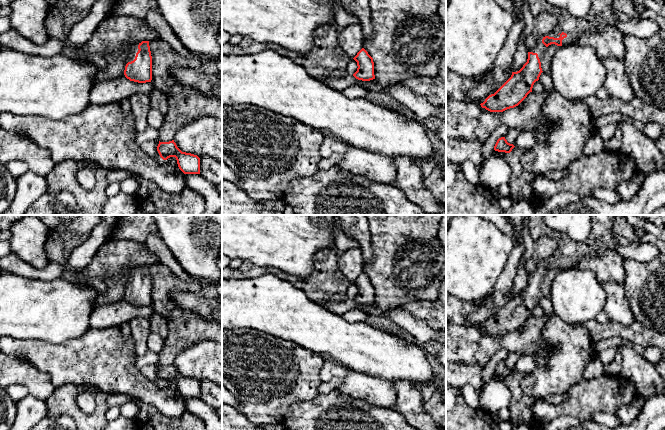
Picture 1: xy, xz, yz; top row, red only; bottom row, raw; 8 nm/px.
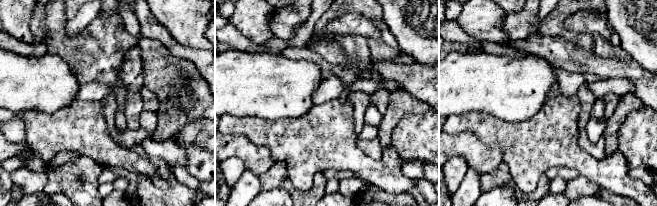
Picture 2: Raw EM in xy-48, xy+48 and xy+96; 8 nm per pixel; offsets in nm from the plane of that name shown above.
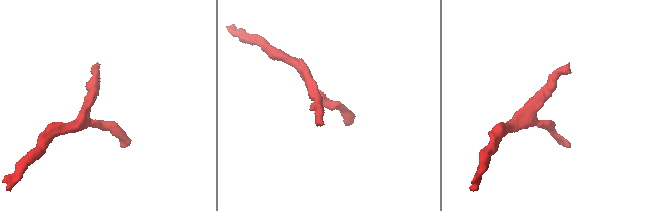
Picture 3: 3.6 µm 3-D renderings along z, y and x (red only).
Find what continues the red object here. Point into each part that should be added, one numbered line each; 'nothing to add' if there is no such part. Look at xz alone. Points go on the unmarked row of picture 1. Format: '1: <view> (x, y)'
nothing to add

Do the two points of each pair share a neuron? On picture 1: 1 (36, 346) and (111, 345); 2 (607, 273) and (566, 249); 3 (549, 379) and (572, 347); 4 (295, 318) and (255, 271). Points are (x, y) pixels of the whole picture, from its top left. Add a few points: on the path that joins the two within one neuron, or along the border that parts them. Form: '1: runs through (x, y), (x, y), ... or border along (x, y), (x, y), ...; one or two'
1: runs through (55, 352), (92, 352); one
2: border along (600, 251), (596, 255), (583, 255), (574, 266); two
3: runs through (556, 371), (566, 355); one
4: border along (244, 276), (274, 274), (283, 280); two

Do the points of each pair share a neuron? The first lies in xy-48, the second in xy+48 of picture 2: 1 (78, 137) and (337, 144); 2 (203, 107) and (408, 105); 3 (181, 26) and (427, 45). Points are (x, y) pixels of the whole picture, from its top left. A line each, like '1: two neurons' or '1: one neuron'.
1: one neuron
2: one neuron
3: one neuron

